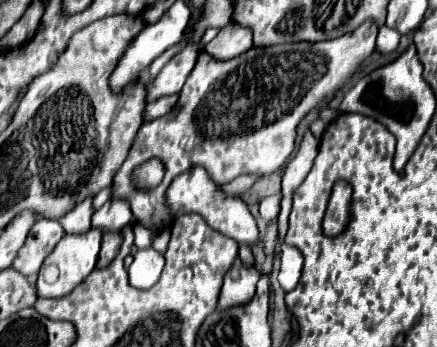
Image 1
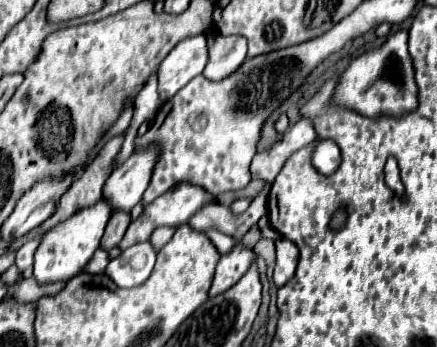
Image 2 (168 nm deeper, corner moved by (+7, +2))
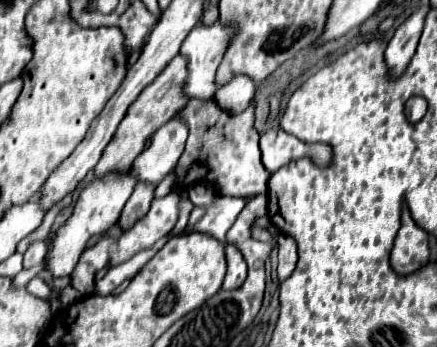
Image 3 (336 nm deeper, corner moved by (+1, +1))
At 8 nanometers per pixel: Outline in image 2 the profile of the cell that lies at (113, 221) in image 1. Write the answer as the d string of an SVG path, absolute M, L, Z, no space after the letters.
M151 144L145 150L135 150L123 164L119 164L105 182L103 196L117 210L131 212L131 208L141 200L147 184L151 180L151 172L155 168L159 156L159 146Z

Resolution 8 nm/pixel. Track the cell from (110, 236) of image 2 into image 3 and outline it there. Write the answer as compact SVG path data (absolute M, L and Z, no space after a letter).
M137 185L133 195L129 197L129 201L125 203L125 207L121 211L121 217L119 217L121 231L127 231L129 227L133 227L135 221L139 221L149 211L151 201L153 201L151 185Z

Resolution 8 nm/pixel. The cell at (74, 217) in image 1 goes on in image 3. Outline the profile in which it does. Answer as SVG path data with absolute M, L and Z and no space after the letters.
M177 55L161 73L159 77L147 85L141 95L135 99L135 103L129 107L125 119L121 121L115 137L109 141L107 149L103 151L103 157L95 165L95 179L103 179L109 173L125 173L131 167L131 161L139 155L139 151L145 149L145 139L151 137L161 125L173 119L173 115L185 105L187 95L183 93L183 81L187 77L185 71L185 57Z

